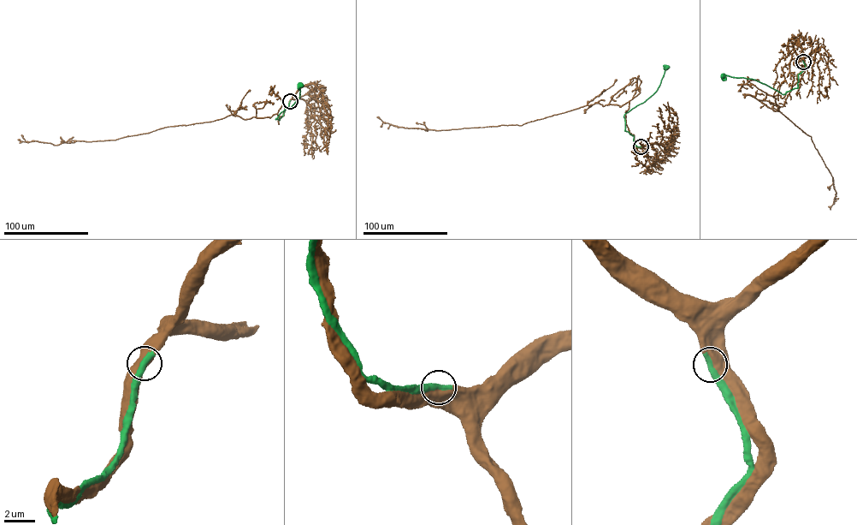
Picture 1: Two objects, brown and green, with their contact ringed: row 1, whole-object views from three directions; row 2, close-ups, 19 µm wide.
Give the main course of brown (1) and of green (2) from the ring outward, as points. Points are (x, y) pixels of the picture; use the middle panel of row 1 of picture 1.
1: (641, 146), (626, 124), (629, 101), (620, 106), (595, 103), (520, 125), (438, 130), (387, 122), (380, 127)
2: (641, 146), (636, 146), (633, 136), (625, 130), (624, 115), (656, 91), (666, 67)

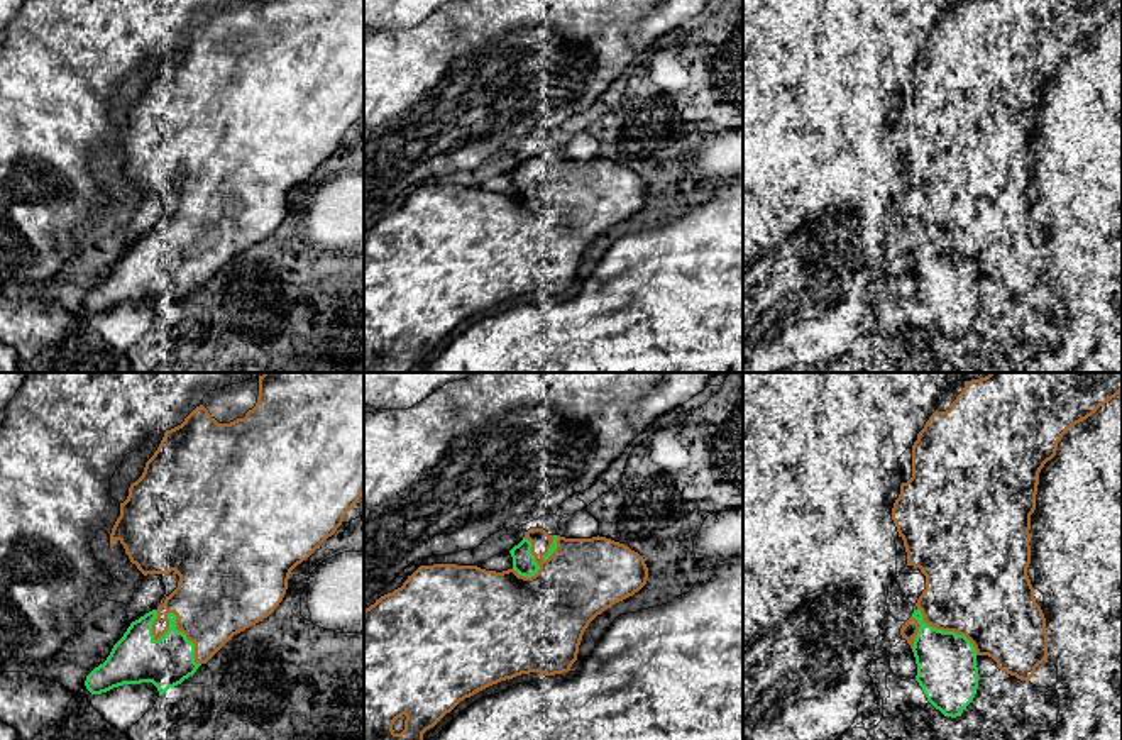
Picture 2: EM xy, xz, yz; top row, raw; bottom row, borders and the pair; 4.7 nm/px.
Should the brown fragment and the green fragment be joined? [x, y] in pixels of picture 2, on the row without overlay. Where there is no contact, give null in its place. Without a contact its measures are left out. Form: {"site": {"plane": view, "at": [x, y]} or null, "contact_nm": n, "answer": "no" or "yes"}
{"site": {"plane": "xy", "at": [171, 232]}, "contact_nm": 340, "answer": "yes"}

